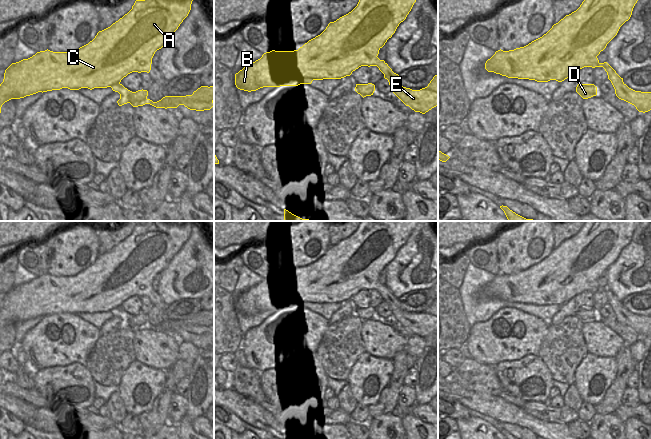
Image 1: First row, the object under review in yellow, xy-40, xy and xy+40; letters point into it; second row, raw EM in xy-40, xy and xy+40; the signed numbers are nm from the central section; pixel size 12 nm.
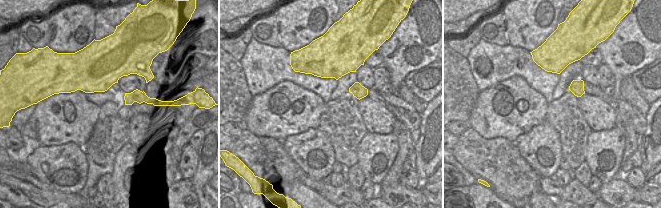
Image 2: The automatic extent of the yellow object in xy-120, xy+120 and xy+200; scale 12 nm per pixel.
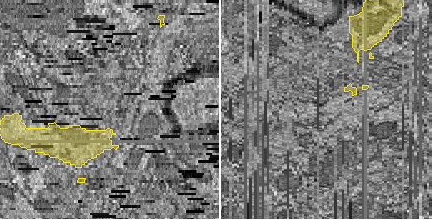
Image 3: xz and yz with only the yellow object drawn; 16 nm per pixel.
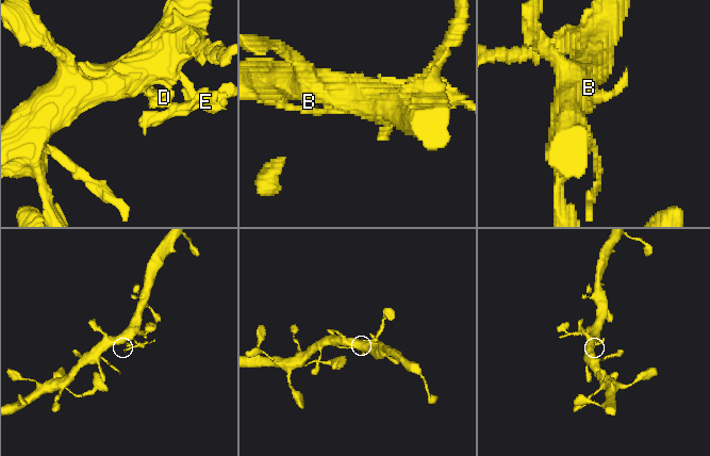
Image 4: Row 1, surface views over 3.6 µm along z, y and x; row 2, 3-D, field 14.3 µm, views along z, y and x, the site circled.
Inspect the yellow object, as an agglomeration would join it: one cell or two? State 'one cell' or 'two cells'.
two cells

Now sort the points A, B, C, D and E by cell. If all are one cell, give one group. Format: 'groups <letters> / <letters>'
groups A B C / D E

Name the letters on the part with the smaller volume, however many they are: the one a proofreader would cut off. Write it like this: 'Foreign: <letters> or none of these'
Foreign: D, E

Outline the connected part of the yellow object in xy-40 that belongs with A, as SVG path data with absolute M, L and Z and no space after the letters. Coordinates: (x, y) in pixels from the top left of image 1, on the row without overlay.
M146 221L145 224L136 224L132 233L110 251L99 255L88 268L75 276L53 276L50 274L37 276L28 283L12 287L4 297L0 308L0 337L2 329L11 323L20 323L38 316L47 316L68 312L107 312L118 308L132 296L147 296L151 294L152 282L155 276L161 273L178 253L191 234L193 221Z

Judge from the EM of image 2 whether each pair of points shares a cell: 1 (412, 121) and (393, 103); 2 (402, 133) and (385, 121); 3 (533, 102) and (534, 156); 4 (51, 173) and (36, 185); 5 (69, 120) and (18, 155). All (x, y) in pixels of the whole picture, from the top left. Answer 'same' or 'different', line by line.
1: same
2: different
3: different
4: different
5: same

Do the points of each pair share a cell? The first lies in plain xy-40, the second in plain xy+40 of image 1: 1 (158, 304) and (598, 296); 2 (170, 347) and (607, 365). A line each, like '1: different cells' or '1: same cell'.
1: different cells
2: different cells

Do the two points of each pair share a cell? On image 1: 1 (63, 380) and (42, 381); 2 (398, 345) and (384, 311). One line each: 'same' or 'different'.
1: same
2: different

